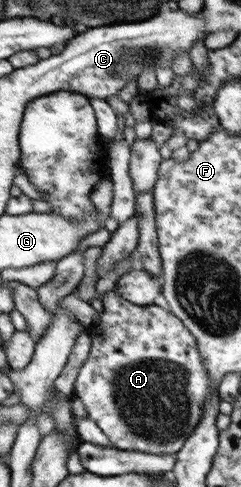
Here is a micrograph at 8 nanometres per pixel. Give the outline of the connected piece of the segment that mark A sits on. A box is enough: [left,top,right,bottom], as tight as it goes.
[74,289,211,454]

